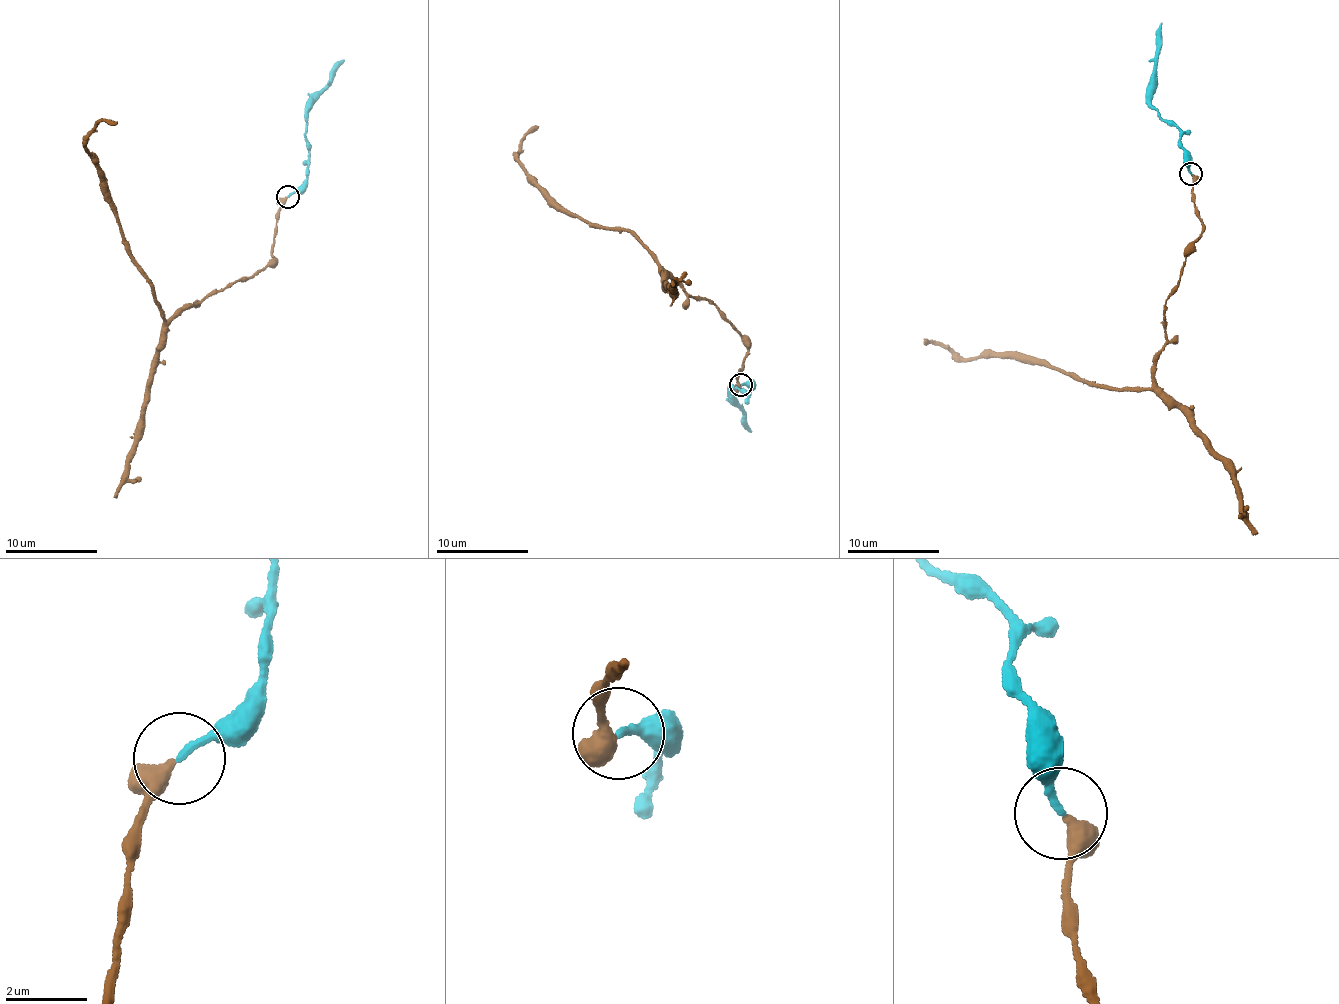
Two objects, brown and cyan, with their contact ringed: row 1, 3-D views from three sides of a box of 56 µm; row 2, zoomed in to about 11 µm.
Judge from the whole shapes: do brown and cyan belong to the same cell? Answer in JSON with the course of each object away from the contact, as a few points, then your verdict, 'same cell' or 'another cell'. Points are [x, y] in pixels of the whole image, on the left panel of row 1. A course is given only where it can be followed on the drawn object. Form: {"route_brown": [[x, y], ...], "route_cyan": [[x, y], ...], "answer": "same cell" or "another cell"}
{"route_brown": [[286, 198], [271, 248], [273, 262], [166, 321], [111, 206], [103, 173], [85, 143], [100, 121], [116, 121]], "route_cyan": [[288, 197], [307, 177], [308, 98], [328, 83], [333, 66], [343, 60]], "answer": "same cell"}

